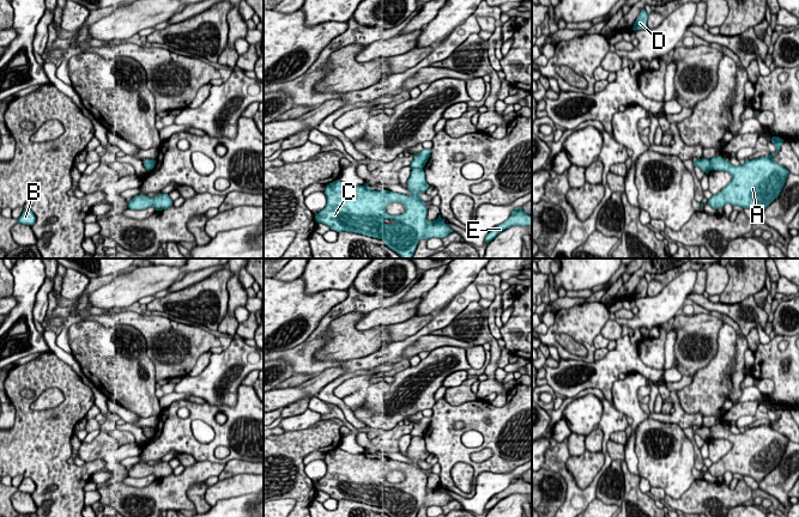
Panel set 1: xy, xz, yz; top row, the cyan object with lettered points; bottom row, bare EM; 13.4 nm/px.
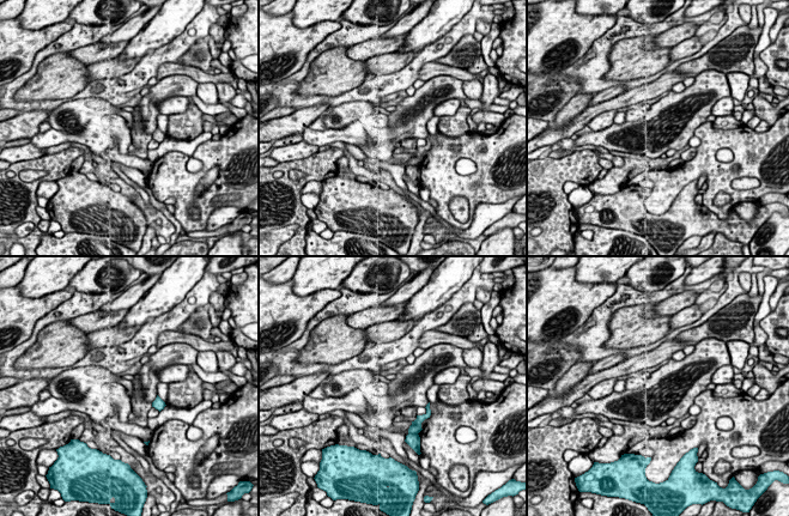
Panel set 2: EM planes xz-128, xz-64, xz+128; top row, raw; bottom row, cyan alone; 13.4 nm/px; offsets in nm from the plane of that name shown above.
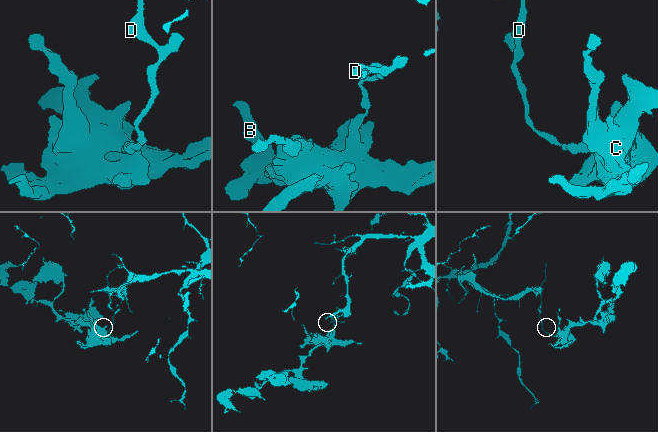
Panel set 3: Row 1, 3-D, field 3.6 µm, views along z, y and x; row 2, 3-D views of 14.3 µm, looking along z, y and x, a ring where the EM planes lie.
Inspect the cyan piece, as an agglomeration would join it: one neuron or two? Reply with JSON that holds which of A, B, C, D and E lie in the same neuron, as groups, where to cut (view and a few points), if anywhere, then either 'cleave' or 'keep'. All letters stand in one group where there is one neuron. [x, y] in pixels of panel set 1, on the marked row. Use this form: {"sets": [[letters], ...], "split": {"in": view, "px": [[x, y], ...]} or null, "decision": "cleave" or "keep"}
{"sets": [["A", "B", "C", "E"], ["D"]], "split": {"in": "xz", "px": [[412, 168], [422, 169]]}, "decision": "cleave"}

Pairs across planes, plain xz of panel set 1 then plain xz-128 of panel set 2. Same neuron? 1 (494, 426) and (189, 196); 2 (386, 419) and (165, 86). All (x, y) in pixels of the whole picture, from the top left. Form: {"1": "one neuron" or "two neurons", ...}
{"1": "one neuron", "2": "one neuron"}

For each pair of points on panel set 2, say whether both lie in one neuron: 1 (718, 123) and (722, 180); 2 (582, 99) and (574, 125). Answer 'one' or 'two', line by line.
1: two
2: two

